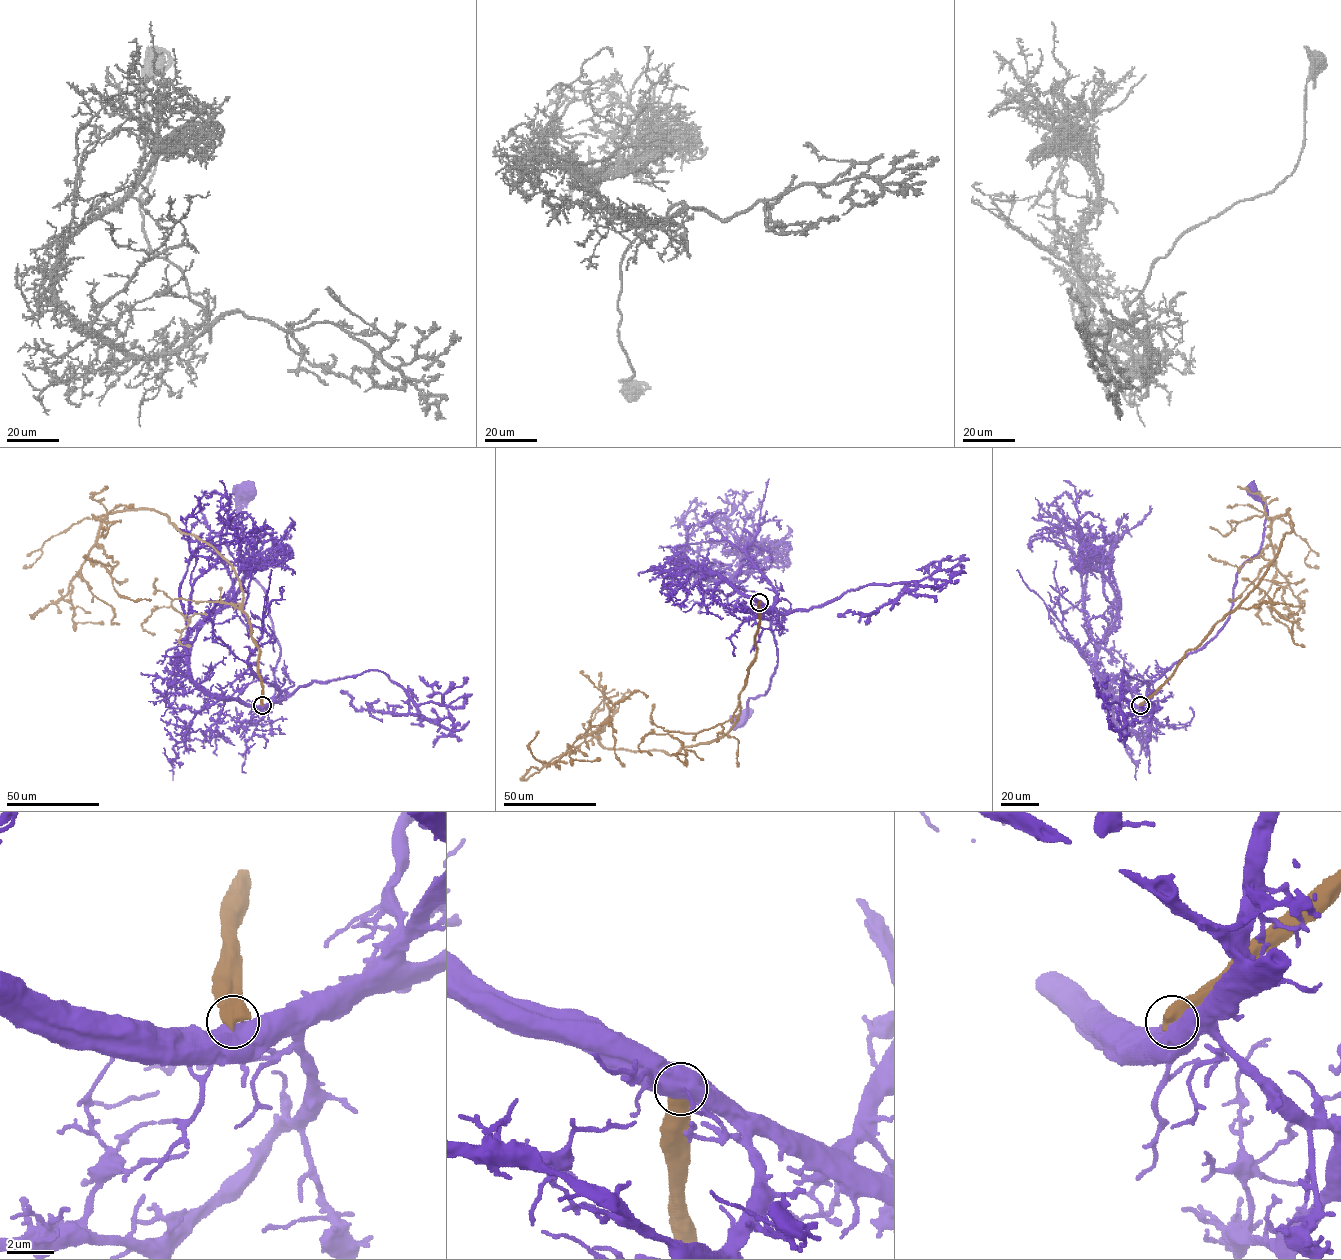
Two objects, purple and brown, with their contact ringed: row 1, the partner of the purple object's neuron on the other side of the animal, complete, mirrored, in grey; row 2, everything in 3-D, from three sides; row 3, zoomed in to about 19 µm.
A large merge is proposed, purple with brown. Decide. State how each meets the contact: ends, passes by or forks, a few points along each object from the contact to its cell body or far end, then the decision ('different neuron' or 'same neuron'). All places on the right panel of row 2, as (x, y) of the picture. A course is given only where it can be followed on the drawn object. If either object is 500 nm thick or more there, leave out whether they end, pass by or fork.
purple via (1140, 705), (1147, 689), (1202, 648), (1229, 615), (1236, 573), (1259, 551), (1264, 532), (1267, 511), (1250, 490) | brown via (1140, 705), (1257, 583), (1291, 531), (1289, 509), (1272, 523), (1271, 544), (1300, 608), (1290, 617), (1269, 609) | different neuron

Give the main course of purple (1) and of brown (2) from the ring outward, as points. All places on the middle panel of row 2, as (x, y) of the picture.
1: (759, 602), (773, 610), (777, 664), (768, 689), (749, 698), (747, 717), (735, 729), (746, 712)
2: (759, 602), (756, 656), (725, 734), (669, 754), (608, 748), (595, 732), (541, 762), (529, 748), (539, 731)

